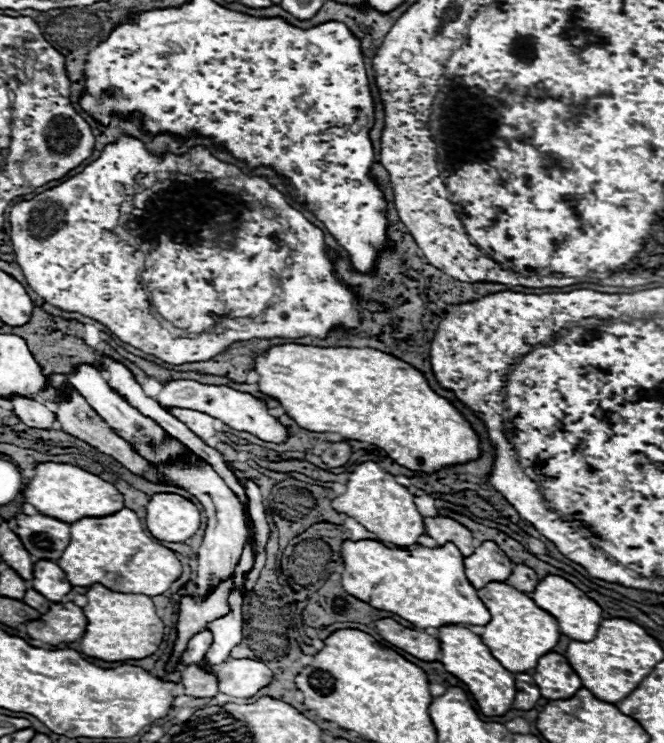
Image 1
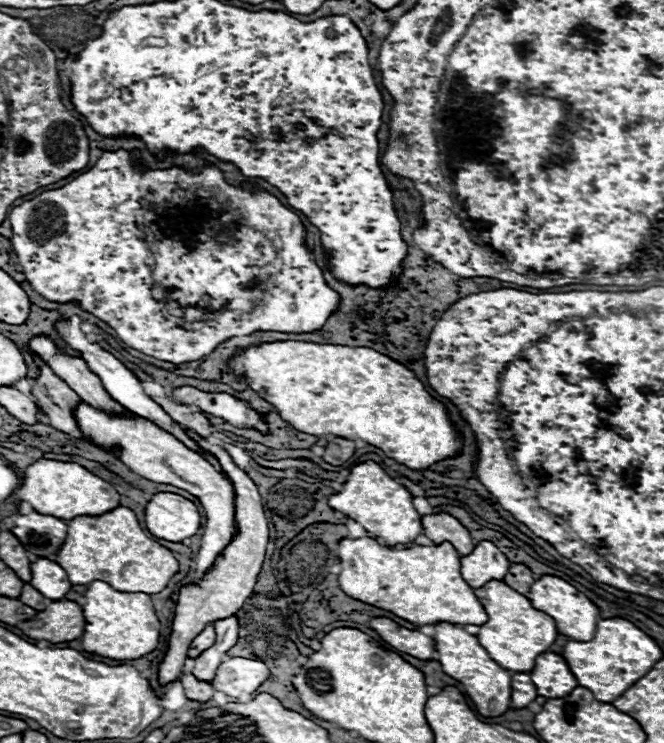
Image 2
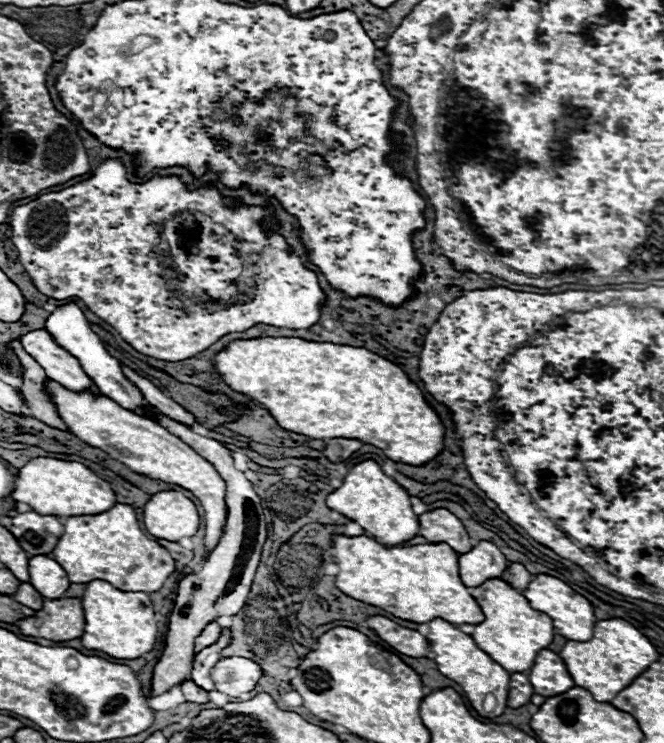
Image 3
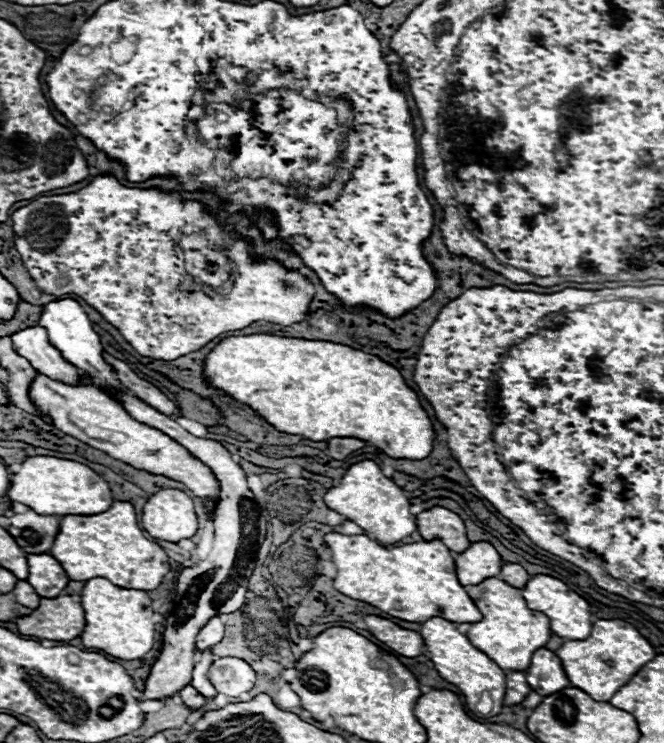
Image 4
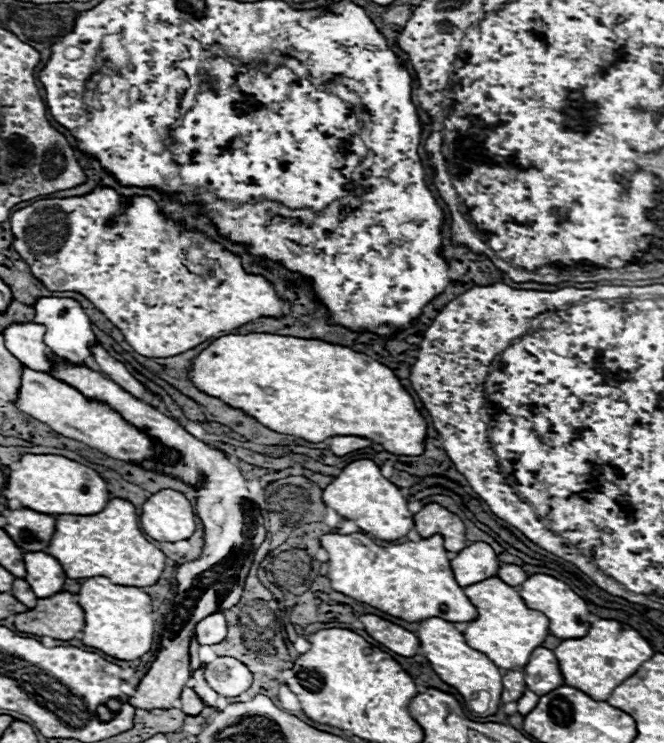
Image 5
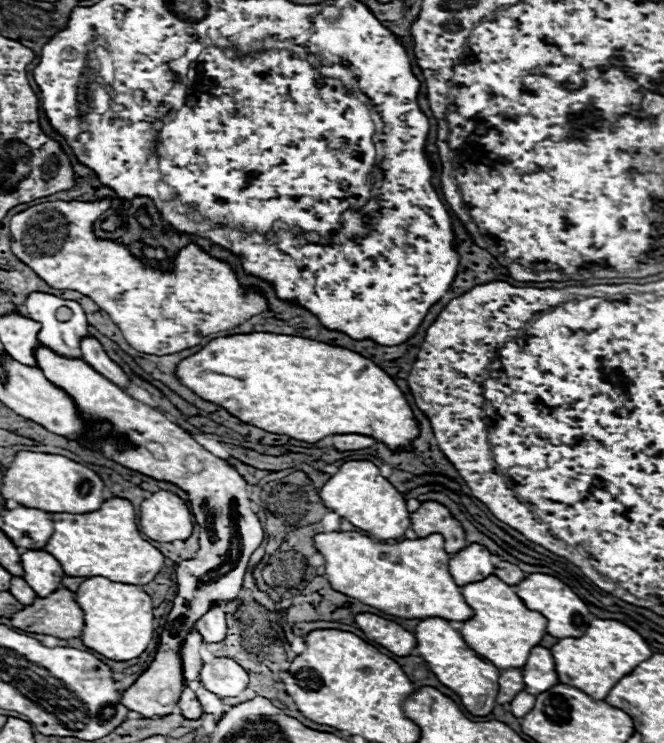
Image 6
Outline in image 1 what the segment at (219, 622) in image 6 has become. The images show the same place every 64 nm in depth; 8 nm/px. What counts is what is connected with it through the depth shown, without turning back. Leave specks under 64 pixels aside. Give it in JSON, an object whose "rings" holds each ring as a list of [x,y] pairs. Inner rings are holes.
{"rings":[[[206,628],[204,632],[198,632],[196,636],[192,636],[192,640],[188,642],[188,648],[184,652],[184,658],[180,662],[182,664],[200,662],[204,658],[204,652],[210,648],[210,644],[212,644],[212,632]]]}

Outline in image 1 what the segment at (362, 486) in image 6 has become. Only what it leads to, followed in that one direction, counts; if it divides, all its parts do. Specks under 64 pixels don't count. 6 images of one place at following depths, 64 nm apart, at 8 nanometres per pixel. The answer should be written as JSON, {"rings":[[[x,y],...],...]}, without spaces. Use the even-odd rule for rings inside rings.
{"rings":[[[364,462],[352,470],[350,480],[346,482],[346,492],[332,500],[332,508],[360,522],[366,530],[376,534],[376,540],[382,544],[412,546],[426,532],[424,518],[414,506],[414,496],[376,462]]]}

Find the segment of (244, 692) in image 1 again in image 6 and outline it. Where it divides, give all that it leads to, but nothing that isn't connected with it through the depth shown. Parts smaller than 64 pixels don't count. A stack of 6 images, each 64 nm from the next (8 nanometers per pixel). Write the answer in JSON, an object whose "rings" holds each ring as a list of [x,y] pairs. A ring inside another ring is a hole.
{"rings":[[[214,658],[200,670],[200,682],[220,698],[238,696],[248,686],[246,670],[230,658]]]}

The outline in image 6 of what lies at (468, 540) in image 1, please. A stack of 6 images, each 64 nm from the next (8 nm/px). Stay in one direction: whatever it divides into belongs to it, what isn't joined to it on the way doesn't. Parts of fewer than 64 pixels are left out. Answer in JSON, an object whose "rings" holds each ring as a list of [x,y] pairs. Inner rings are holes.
{"rings":[[[422,502],[416,512],[410,512],[410,522],[418,538],[440,534],[444,538],[444,550],[450,554],[466,548],[462,524],[440,502]]]}

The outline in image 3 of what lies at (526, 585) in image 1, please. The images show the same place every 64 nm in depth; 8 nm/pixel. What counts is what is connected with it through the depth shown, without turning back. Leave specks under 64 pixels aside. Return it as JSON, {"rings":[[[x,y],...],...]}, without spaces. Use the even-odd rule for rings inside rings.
{"rings":[[[510,562],[500,578],[502,578],[504,582],[508,582],[512,588],[524,592],[524,590],[528,588],[528,584],[532,582],[534,576],[532,576],[522,564],[518,564],[518,562]]]}

